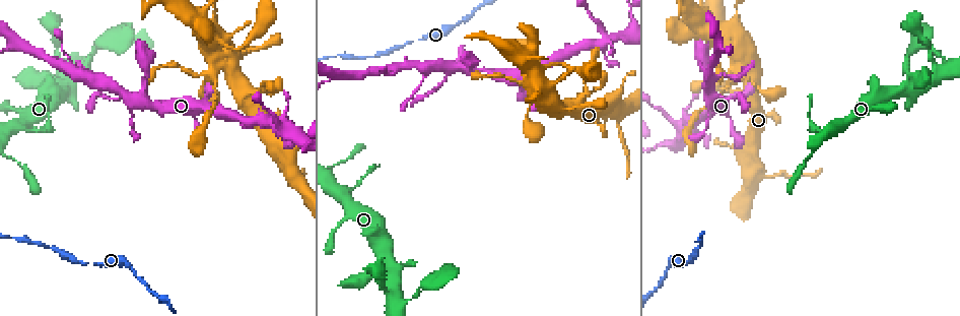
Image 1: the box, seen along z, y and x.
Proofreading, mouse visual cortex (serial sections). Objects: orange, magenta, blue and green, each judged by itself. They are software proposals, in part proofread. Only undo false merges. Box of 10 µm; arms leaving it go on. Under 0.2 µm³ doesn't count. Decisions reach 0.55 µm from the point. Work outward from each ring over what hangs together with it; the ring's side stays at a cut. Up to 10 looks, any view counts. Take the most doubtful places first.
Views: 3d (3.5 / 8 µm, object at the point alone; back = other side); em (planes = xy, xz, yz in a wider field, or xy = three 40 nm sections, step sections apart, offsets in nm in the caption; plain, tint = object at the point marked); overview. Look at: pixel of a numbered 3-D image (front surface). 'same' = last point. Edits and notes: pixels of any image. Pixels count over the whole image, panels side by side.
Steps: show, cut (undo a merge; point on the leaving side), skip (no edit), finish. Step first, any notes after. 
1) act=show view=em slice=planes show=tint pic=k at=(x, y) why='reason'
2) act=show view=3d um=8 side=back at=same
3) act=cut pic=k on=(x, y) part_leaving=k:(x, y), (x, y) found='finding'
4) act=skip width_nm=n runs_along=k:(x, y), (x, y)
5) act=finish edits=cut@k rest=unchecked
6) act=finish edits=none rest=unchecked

act=show view=3d um=3.5 pic=1 at=(605, 41) why='three arms meet'

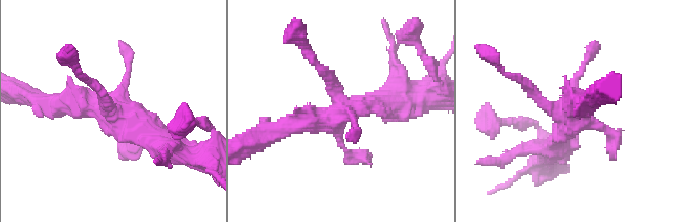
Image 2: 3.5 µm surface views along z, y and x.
act=show view=em slice=xy step=1 show=tint pic=2 at=(340, 110)

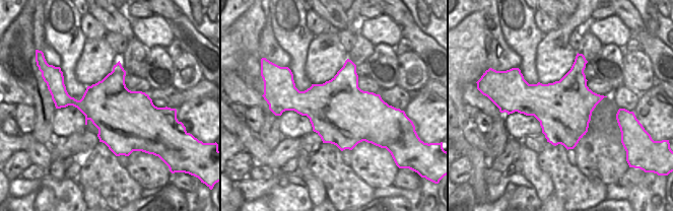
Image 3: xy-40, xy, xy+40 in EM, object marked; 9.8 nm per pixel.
act=skip runs_along=2:(52, 103), (98, 103), (167, 147) found='one cell here'

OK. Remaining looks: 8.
act=show view=3d um=3.5 pic=1 at=(943, 59) why='thin arm on a thick one'

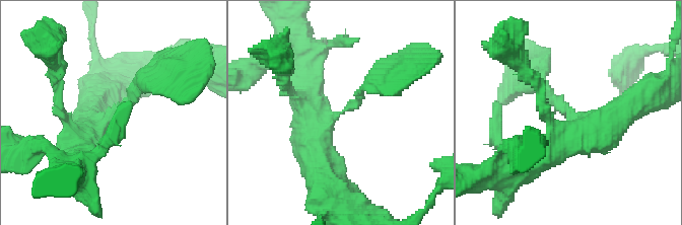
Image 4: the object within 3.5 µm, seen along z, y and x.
act=show view=em slice=xy step=1 show=tint pic=4 at=(343, 114) why='shape alone is not enough'

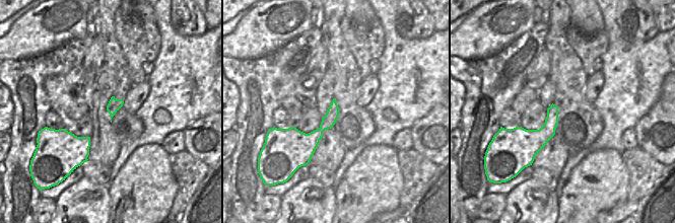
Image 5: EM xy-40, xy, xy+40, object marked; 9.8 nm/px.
act=skip width_nm=140 runs_along=4:(74, 151), (140, 79), (155, 79) found='one cell here'

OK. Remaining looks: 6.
act=show view=3d um=3.5 pic=1 at=(718, 43) why='two arms in line, one across'

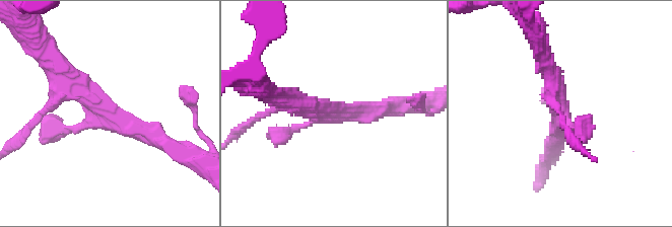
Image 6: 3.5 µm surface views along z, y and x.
act=show view=em slice=xy step=2 show=tint pic=6 at=(108, 118) arms=3 arm_widths_nm=100,250,300 why='need the tissue'

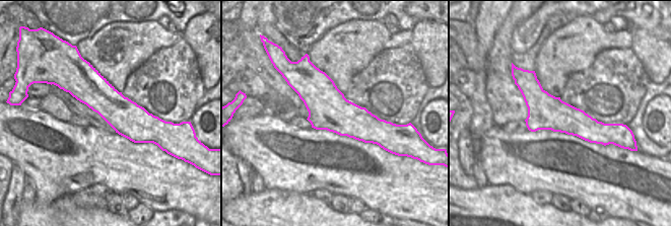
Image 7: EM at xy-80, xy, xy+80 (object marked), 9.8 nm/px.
act=skip runs_along=6:(169, 146), (113, 121), (60, 68) found='all the same cell'

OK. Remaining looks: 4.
act=show view=3d um=8 side=back pic=1 at=(367, 56) why='narrows sharply'

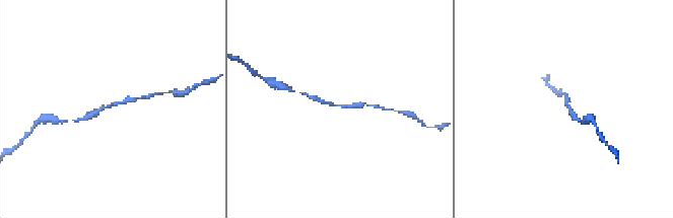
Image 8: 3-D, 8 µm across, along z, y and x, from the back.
act=show view=3d um=3.5 at=same why='closer look'

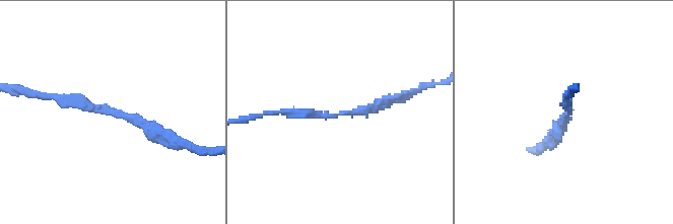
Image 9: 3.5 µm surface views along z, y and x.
act=skip runs_along=9:(174, 143), (127, 115), (55, 99) found='continuous, no second cell'

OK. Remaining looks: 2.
act=finish edits=none rest=unchecked

